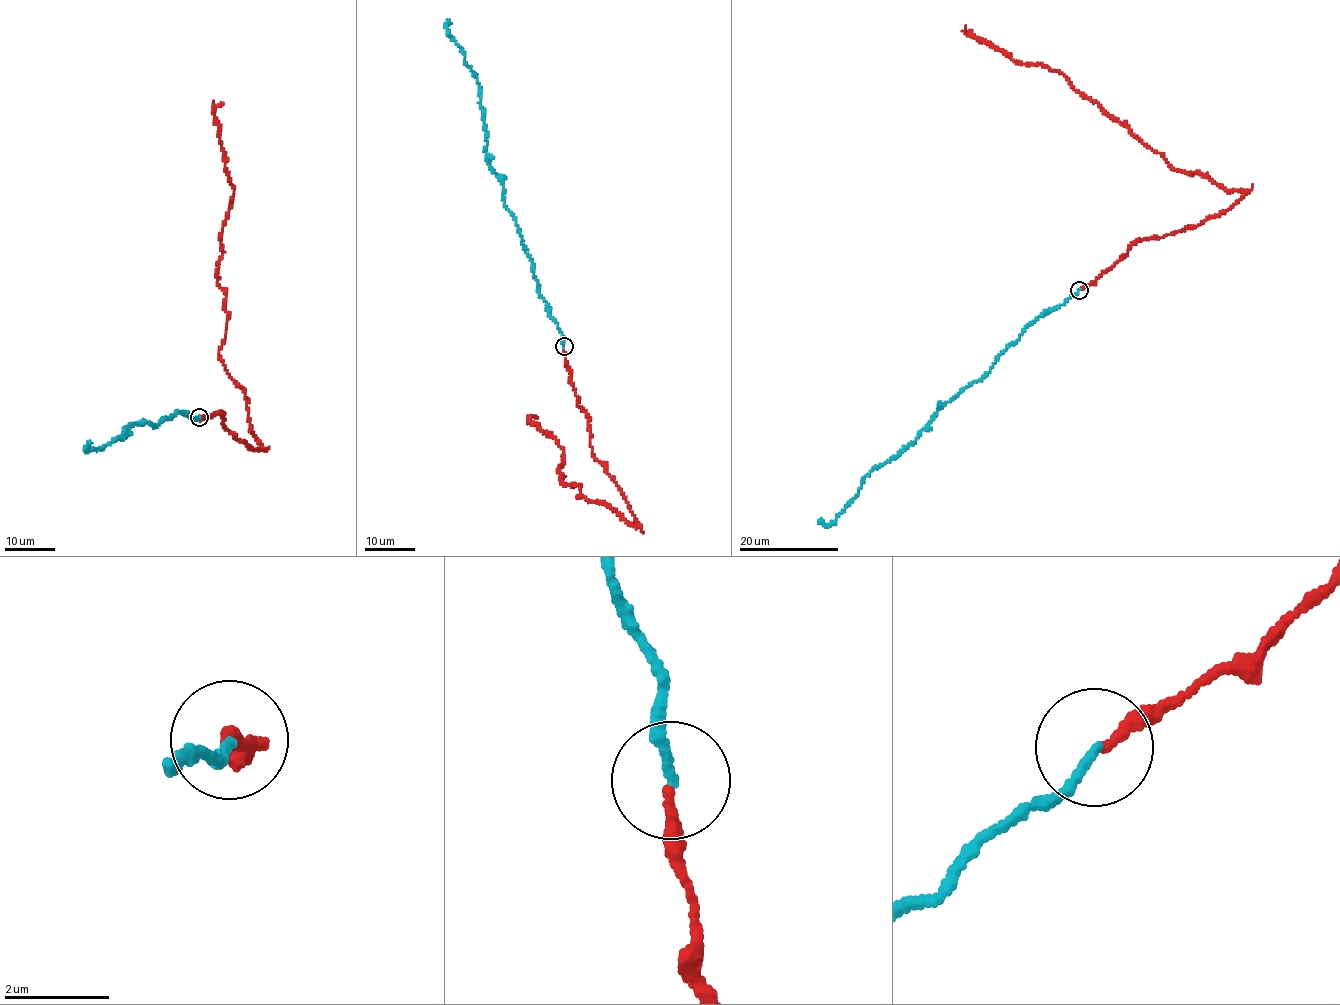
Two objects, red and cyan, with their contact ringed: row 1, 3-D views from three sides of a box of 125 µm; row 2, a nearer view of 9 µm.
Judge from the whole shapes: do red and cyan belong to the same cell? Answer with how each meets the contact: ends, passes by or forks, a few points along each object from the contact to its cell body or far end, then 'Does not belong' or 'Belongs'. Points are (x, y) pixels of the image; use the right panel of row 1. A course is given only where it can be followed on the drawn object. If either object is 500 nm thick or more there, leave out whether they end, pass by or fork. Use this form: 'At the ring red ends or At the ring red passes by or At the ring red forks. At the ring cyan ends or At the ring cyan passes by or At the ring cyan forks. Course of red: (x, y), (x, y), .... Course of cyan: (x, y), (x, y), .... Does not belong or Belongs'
At the ring red ends. At the ring cyan ends. Course of red: (1080, 289), (1136, 241), (1216, 216), (1247, 190), (1173, 169), (1057, 71), (1015, 61), (964, 26). Course of cyan: (1079, 289), (1029, 323), (979, 381), (946, 402), (914, 441), (872, 469), (833, 522), (822, 524), (819, 519). Belongs

